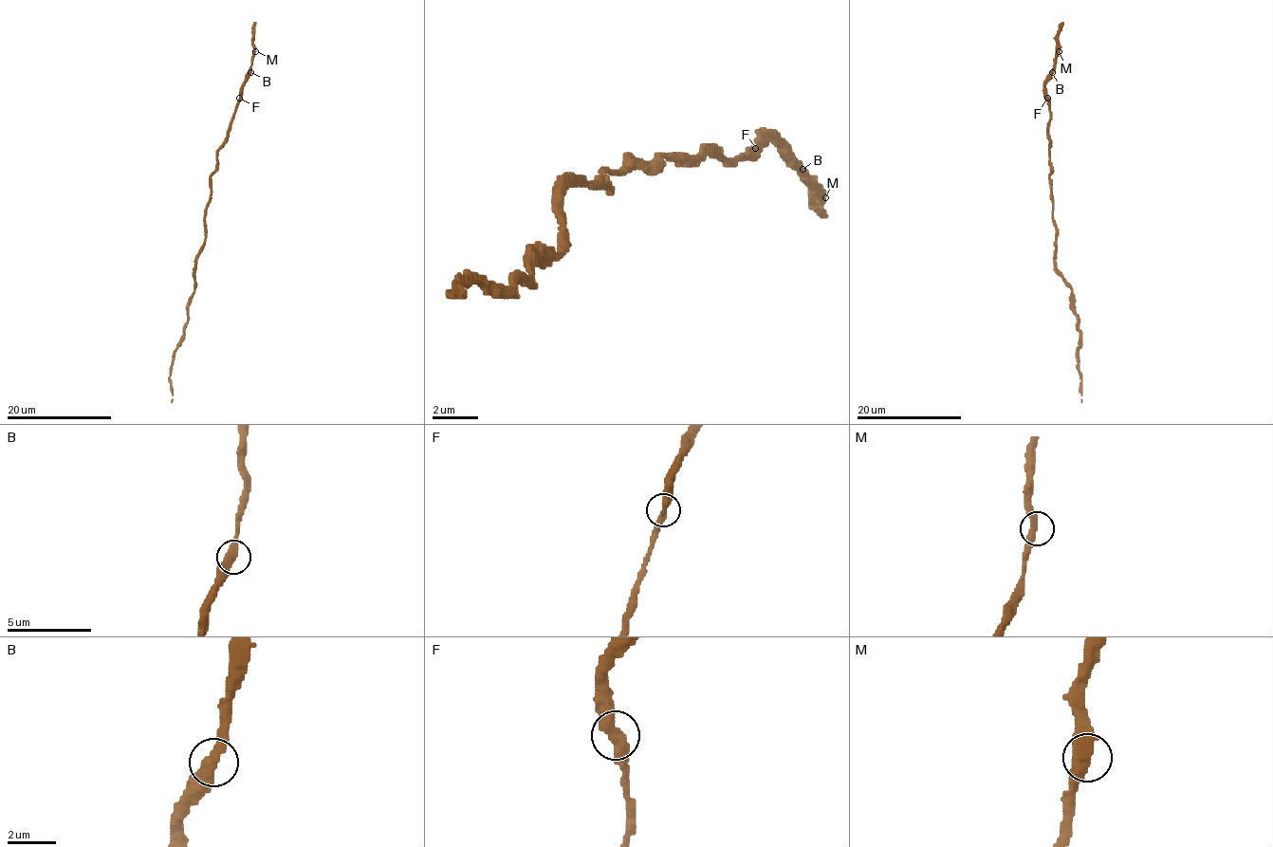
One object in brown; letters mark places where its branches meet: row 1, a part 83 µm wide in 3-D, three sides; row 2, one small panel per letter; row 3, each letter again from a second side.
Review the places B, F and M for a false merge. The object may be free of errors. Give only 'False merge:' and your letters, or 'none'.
False merge: none

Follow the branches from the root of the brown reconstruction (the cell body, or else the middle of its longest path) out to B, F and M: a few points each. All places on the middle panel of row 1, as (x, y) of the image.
B: (608, 169), (625, 169), (631, 157), (643, 163), (700, 152), (740, 157), (757, 140), (774, 140), (802, 169)
F: (608, 169), (625, 169), (631, 157), (654, 163), (700, 152), (746, 157), (757, 146)
M: (608, 169), (625, 169), (631, 157), (643, 163), (700, 152), (740, 157), (757, 140), (768, 140), (825, 197)

